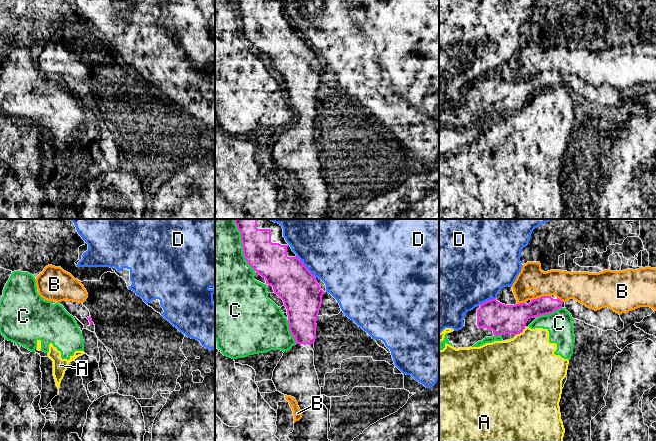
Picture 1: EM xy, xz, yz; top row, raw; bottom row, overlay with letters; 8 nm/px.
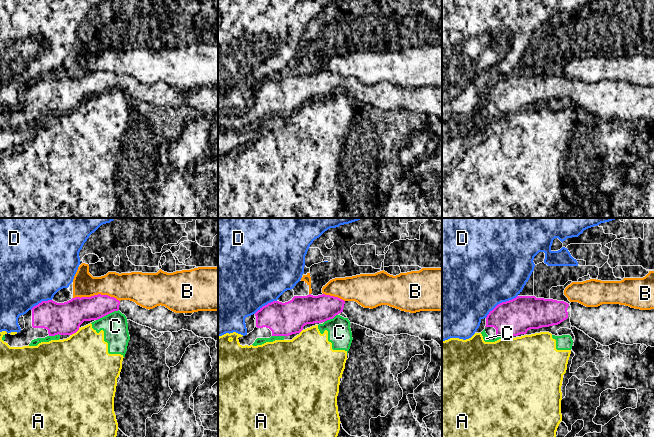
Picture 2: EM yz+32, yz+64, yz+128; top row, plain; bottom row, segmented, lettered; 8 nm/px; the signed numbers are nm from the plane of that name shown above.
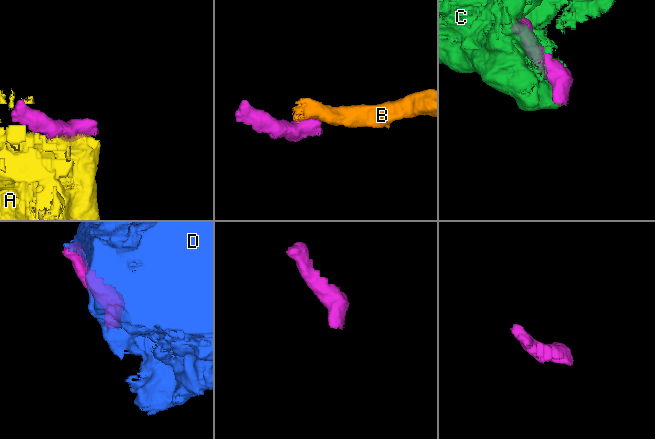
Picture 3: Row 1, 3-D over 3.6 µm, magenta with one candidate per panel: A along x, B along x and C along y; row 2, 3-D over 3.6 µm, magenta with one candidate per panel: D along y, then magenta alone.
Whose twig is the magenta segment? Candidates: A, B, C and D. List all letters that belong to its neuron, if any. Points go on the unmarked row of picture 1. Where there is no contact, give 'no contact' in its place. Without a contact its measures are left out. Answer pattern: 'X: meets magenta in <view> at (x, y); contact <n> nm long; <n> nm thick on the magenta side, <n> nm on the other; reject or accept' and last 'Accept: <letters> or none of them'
A: meets magenta in yz at (521, 108); contact 100 nm long; 240 nm thick on the magenta side, 460 nm on the other; reject
B: meets magenta in yz at (540, 73); contact 170 nm long; 190 nm thick on the magenta side, 220 nm on the other; reject
C: meets magenta in xz at (243, 23); contact 400 nm long; 280 nm thick on the magenta side, 460 nm on the other; reject
D: meets magenta in xz at (306, 43); contact 240 nm long; 320 nm thick on the magenta side, 460 nm on the other; reject
Accept: none of them

